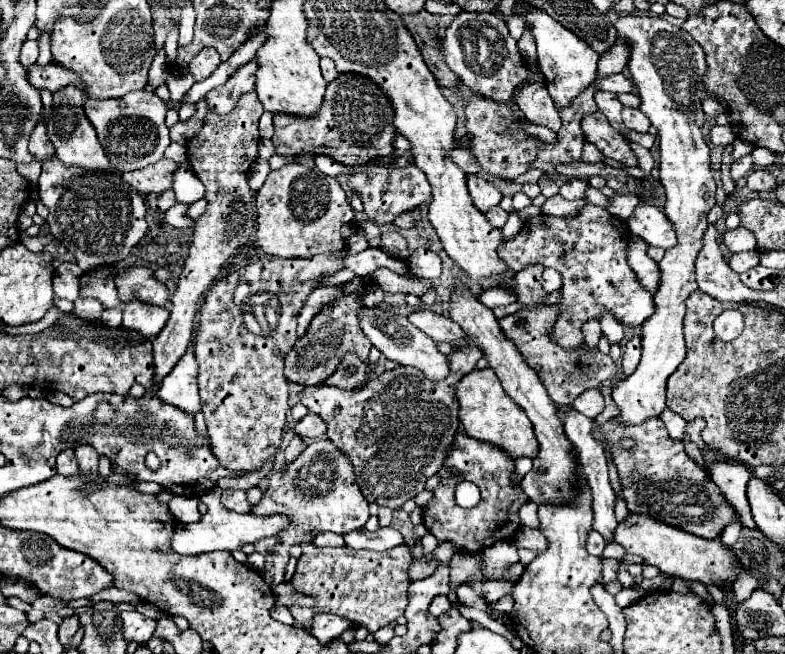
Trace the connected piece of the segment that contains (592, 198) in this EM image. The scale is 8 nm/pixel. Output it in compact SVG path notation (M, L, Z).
M591 186L586 191L585 198L589 201L589 203L604 207L605 209L607 209L608 205L610 205L610 200L608 199L608 197Z

